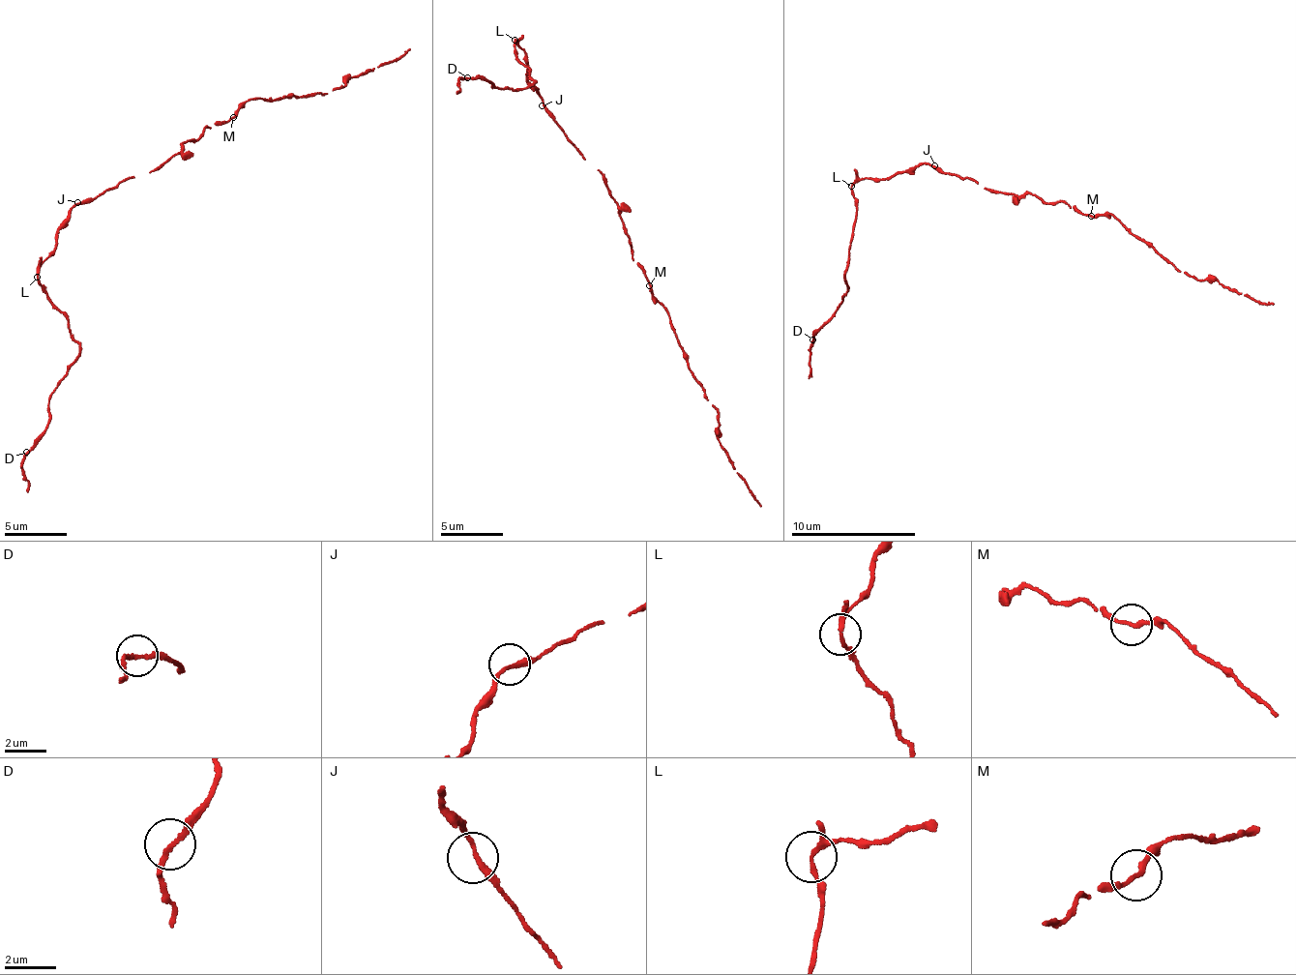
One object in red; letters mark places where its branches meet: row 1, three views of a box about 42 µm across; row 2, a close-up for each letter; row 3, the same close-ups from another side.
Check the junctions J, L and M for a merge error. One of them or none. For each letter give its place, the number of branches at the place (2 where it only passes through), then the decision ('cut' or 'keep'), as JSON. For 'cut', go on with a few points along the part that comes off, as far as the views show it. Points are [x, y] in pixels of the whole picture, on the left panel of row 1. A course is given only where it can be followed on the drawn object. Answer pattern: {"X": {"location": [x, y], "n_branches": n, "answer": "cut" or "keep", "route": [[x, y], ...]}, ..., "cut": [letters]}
{"J": {"location": [77, 202], "n_branches": 2, "answer": "keep"}, "L": {"location": [37, 277], "n_branches": 3, "answer": "cut", "route": [[38, 278], [45, 298], [67, 320], [78, 358], [50, 396], [49, 421], [22, 461], [29, 492]]}, "M": {"location": [233, 117], "n_branches": 2, "answer": "keep"}, "cut": ["L"]}

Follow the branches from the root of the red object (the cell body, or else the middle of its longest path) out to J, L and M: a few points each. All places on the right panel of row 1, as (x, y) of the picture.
J: (974, 183), (956, 175), (947, 175), (934, 165)
L: (974, 183), (956, 175), (947, 175), (928, 164), (914, 164), (880, 179), (865, 177), (852, 187)
M: (974, 183), (990, 191), (1024, 196), (1034, 194), (1042, 197), (1046, 203), (1066, 201), (1069, 206), (1091, 216)

